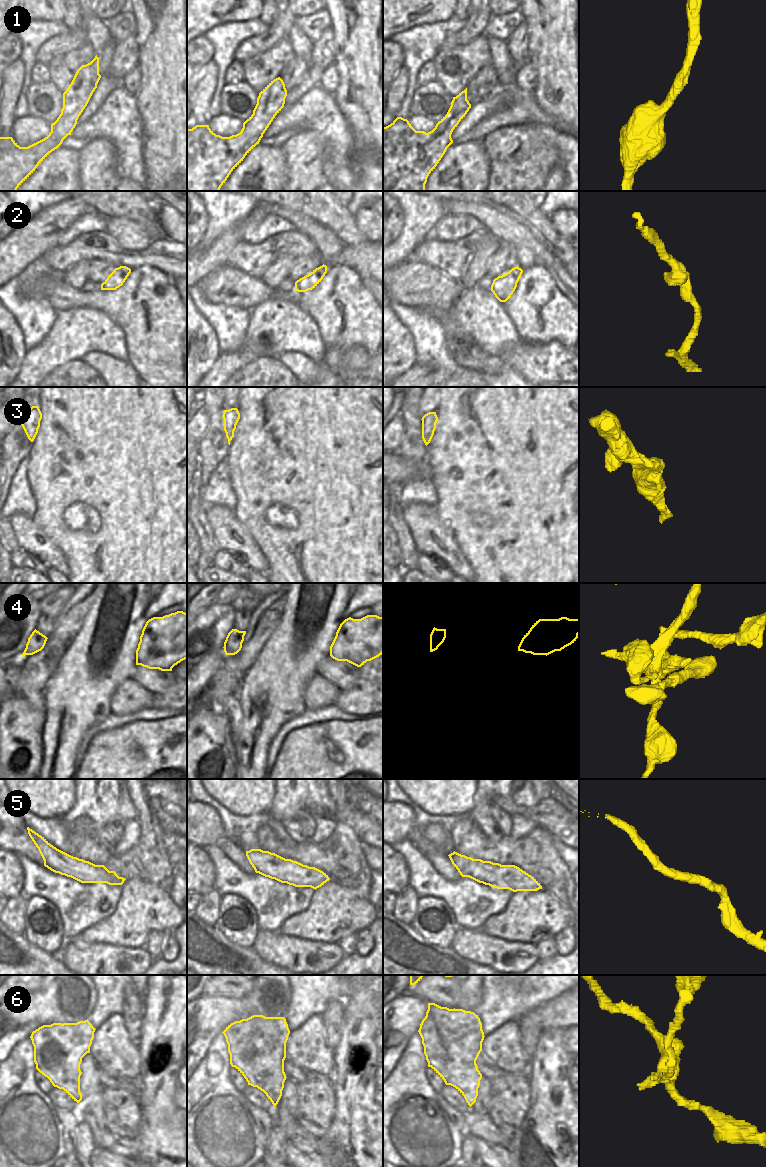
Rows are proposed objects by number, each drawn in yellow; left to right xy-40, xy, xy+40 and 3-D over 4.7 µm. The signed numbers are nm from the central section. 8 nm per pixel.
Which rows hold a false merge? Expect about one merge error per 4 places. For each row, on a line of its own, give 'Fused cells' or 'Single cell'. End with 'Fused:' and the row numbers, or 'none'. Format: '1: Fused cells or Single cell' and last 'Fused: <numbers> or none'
1: Single cell
2: Single cell
3: Single cell
4: Fused cells
5: Single cell
6: Fused cells
Fused: 4, 6

